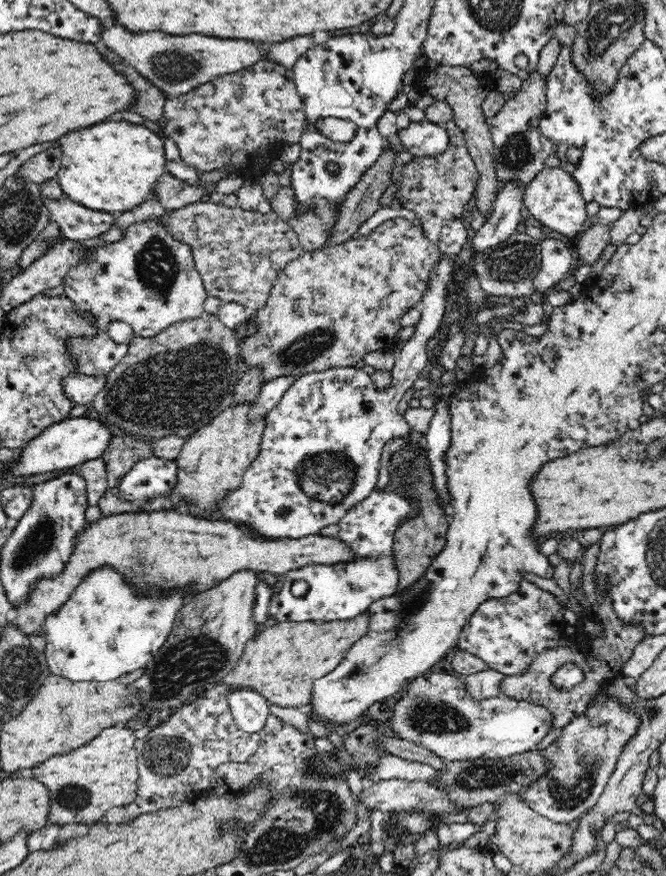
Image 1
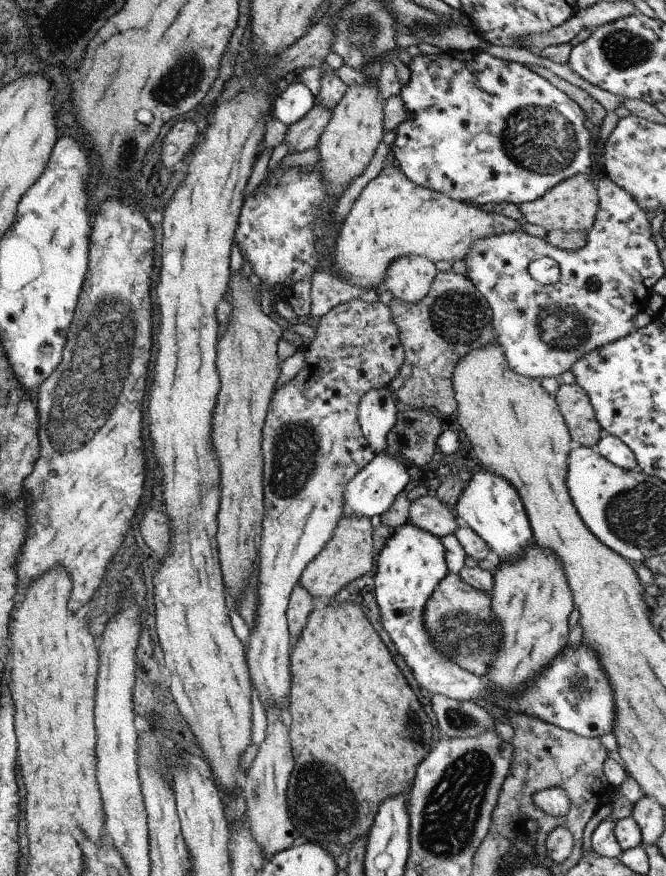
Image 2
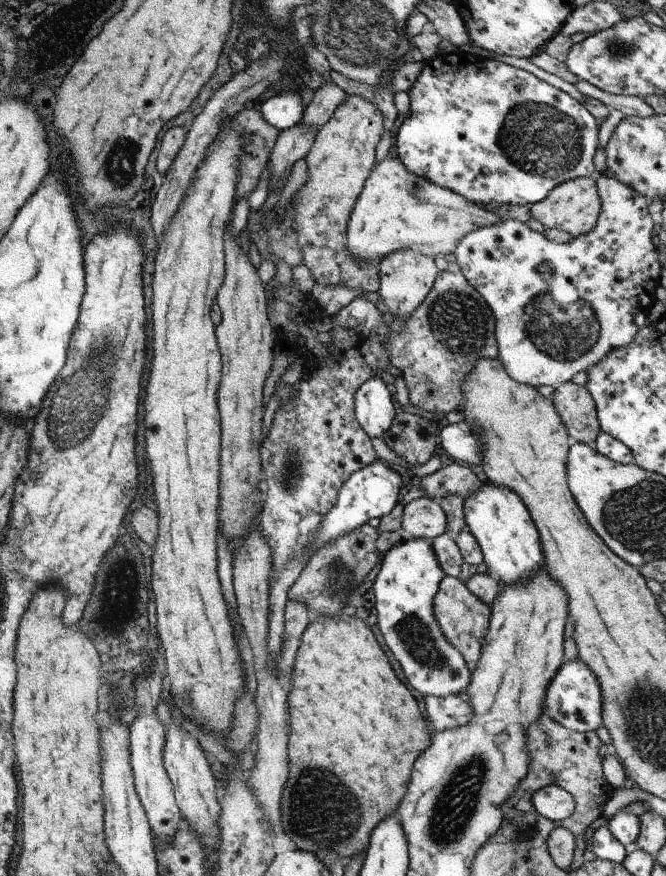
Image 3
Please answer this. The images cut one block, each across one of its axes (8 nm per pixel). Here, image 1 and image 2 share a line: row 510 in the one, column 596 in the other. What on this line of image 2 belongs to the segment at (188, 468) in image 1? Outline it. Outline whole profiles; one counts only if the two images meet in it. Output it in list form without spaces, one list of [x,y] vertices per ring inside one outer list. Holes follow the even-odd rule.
[[[575,173],[554,184],[534,201],[519,204],[518,211],[522,214],[523,222],[541,226],[547,233],[555,230],[587,232],[593,224],[598,205],[594,179],[585,173]]]

